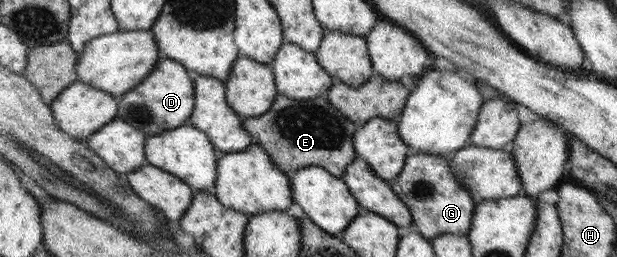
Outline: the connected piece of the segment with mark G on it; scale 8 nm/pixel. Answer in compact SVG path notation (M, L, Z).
M411 153L403 170L390 183L392 191L404 201L412 213L412 222L418 226L424 239L432 240L443 234L466 235L475 217L476 201L472 193L456 179L451 170L450 155Z

